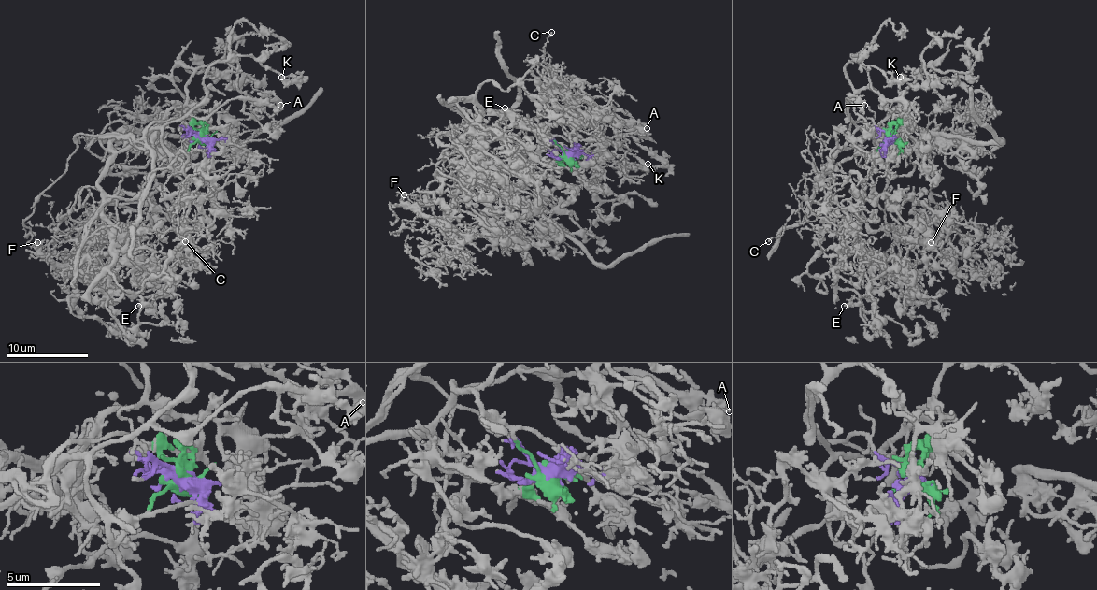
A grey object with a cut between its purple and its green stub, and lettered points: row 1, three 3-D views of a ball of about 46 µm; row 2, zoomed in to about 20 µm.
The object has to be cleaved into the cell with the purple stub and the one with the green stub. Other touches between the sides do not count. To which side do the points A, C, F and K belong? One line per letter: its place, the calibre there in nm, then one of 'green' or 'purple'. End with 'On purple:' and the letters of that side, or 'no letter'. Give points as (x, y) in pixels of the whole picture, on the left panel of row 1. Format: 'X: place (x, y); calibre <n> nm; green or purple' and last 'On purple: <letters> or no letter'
A: place (280, 105); calibre 170 nm; green
C: place (185, 241); calibre 150 nm; purple
F: place (37, 242); calibre 120 nm; purple
K: place (281, 77); calibre 170 nm; green
On purple: C, F

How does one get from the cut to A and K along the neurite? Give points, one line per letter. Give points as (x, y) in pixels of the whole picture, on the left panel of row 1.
A: (202, 136), (172, 165), (162, 128), (186, 116), (208, 118), (231, 100), (281, 104)
K: (202, 136), (170, 163), (162, 128), (206, 95), (204, 76), (219, 62), (249, 55), (295, 78), (281, 78)

